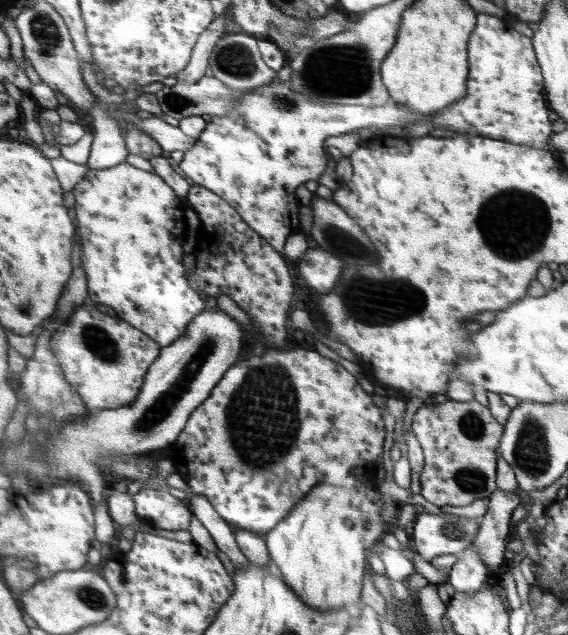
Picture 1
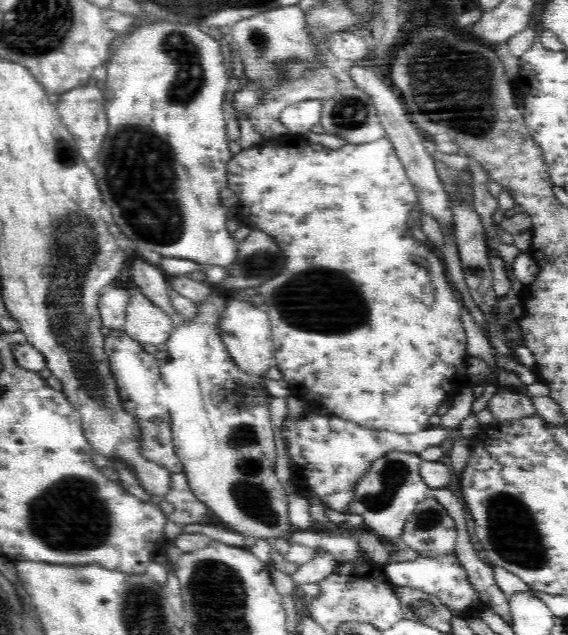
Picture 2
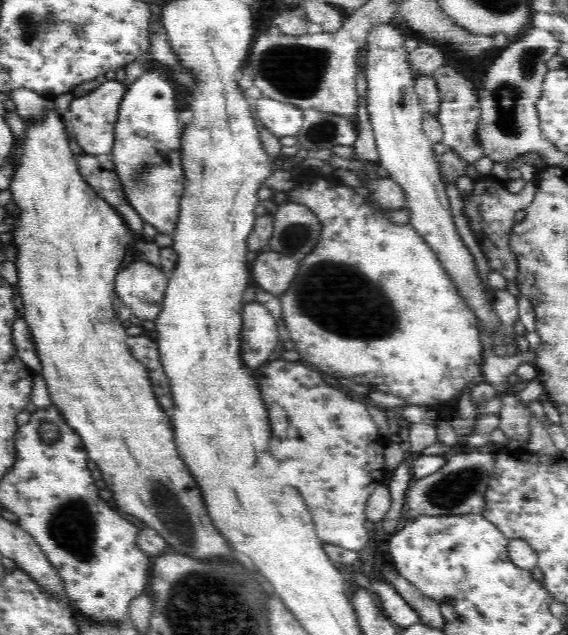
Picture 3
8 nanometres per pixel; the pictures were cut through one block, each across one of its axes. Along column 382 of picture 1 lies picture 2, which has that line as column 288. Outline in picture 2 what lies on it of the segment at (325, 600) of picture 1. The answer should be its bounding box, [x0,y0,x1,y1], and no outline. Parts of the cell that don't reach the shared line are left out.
[160,304,293,538]

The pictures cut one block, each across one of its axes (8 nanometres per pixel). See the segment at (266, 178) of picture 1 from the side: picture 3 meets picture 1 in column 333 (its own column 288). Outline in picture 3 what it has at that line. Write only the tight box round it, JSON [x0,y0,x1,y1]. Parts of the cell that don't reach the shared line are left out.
[254,96,303,137]

